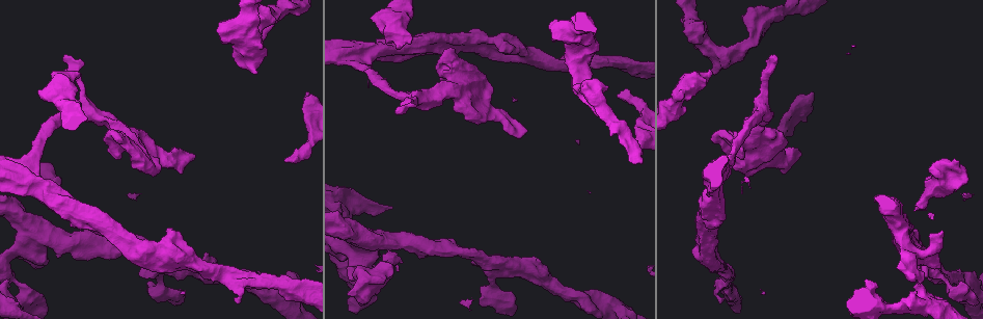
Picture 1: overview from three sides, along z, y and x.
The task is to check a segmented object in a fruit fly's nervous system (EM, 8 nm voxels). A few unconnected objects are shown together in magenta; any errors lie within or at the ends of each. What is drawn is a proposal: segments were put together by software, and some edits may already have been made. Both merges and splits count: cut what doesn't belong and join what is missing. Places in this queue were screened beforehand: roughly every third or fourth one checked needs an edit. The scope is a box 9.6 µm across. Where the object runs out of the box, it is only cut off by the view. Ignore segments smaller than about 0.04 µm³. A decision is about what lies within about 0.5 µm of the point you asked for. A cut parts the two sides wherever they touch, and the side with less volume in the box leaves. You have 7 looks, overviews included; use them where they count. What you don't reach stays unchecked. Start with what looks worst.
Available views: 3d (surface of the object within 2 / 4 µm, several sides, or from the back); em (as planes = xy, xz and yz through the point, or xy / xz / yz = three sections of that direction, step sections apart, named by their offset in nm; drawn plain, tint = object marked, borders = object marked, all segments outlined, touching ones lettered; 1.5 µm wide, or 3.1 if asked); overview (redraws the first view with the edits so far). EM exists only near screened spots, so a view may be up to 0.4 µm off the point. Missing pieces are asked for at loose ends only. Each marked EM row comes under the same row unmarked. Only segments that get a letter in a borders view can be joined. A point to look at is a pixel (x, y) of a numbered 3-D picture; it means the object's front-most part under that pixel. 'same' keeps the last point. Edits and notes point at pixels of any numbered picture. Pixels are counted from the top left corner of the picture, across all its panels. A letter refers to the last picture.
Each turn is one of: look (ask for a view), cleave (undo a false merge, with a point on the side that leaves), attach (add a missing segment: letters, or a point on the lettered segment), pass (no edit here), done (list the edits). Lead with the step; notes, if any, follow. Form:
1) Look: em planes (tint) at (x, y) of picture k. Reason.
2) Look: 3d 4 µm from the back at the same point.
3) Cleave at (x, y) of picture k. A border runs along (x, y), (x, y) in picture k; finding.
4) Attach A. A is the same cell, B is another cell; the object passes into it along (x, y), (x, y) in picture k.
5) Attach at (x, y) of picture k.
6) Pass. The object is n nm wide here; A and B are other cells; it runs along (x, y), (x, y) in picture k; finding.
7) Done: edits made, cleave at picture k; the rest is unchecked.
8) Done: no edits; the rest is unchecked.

Look: em planes (borders) at (285, 162) of picture 1. An open end.

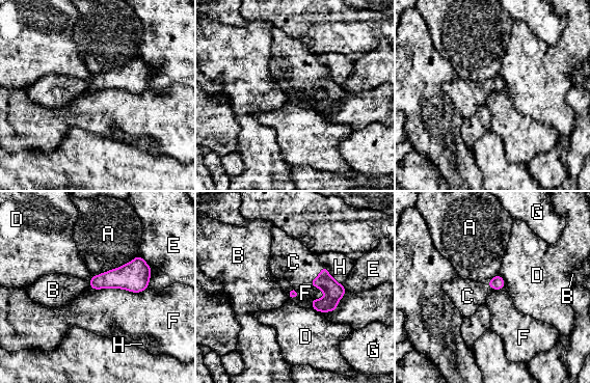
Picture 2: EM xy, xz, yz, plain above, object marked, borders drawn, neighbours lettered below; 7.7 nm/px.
Attach at (293, 262) of picture 2. C is the same cell, A, B, D, E, F, G and H are other cells; the neuron continues.

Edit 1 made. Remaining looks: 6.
Look: em planes (borders) at (772, 57) of picture 1. Free end.

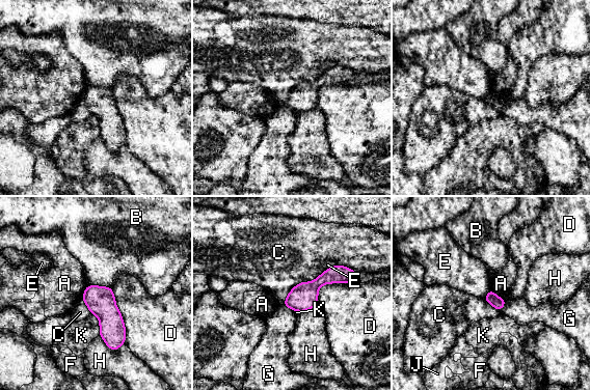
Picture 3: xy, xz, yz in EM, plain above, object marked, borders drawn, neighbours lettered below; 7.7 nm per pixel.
Pass. A, B, C, D, E, F, G, H, J and K are other cells; a border runs along (89, 283), (96, 286), (110, 287) in picture 3; no lettered segment goes on from it.

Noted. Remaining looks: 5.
Look: 3d 4 µm at (814, 93) of picture 1. Free end.

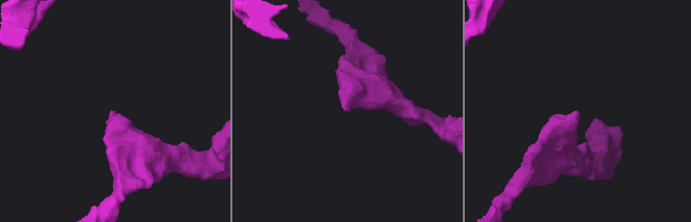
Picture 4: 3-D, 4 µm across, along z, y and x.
Look: em xz step 8 (borders) at (110, 111) of picture 4. Shape alone is not enough.

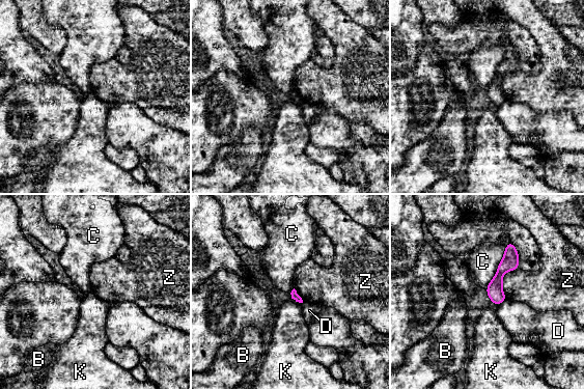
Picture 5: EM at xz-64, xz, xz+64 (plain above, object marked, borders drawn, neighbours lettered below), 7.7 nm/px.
Pass. The longest contact is with C, 420 nm; B, C, D, K and Z are other cells; no lettered segment goes on from it.

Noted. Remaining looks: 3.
Done: edits made, attach at picture 2; the rest is unchecked.

